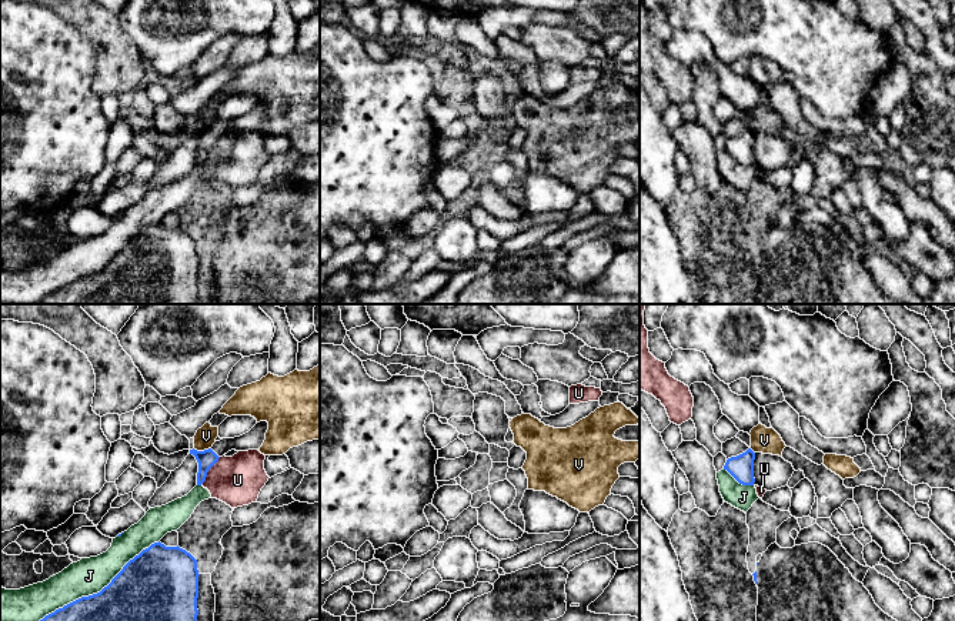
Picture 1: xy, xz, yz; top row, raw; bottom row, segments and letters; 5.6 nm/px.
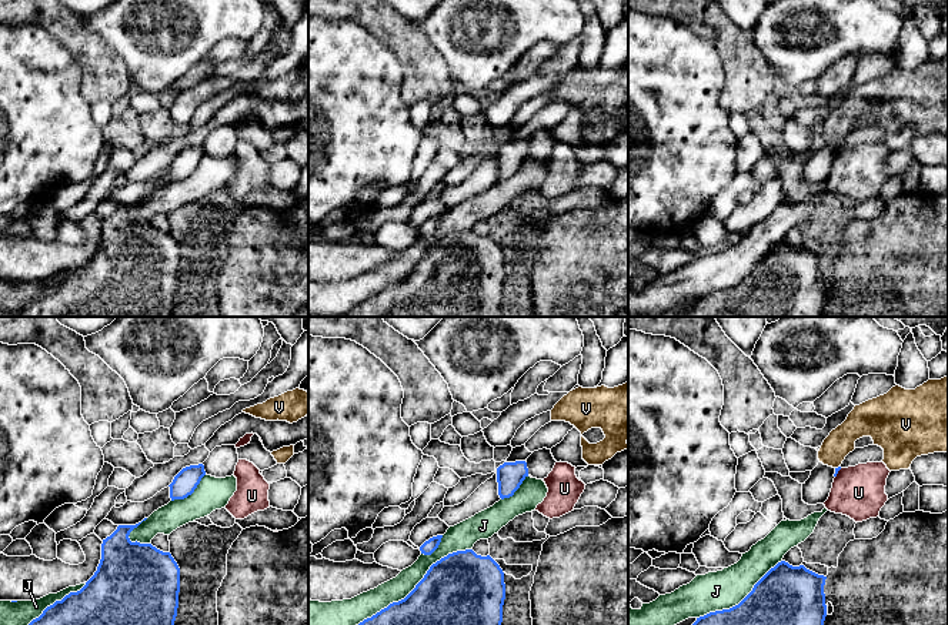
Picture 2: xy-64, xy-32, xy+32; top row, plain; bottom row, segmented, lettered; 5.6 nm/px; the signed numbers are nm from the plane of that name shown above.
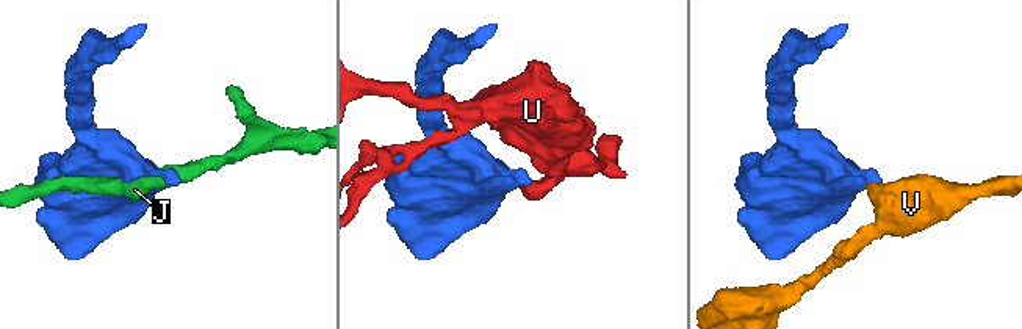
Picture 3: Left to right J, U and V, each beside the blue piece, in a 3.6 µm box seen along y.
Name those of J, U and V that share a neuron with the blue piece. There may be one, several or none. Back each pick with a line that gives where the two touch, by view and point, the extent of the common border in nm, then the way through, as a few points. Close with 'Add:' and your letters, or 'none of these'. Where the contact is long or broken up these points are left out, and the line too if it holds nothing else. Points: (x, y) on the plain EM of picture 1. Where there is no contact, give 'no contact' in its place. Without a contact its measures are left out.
Add: none of these

